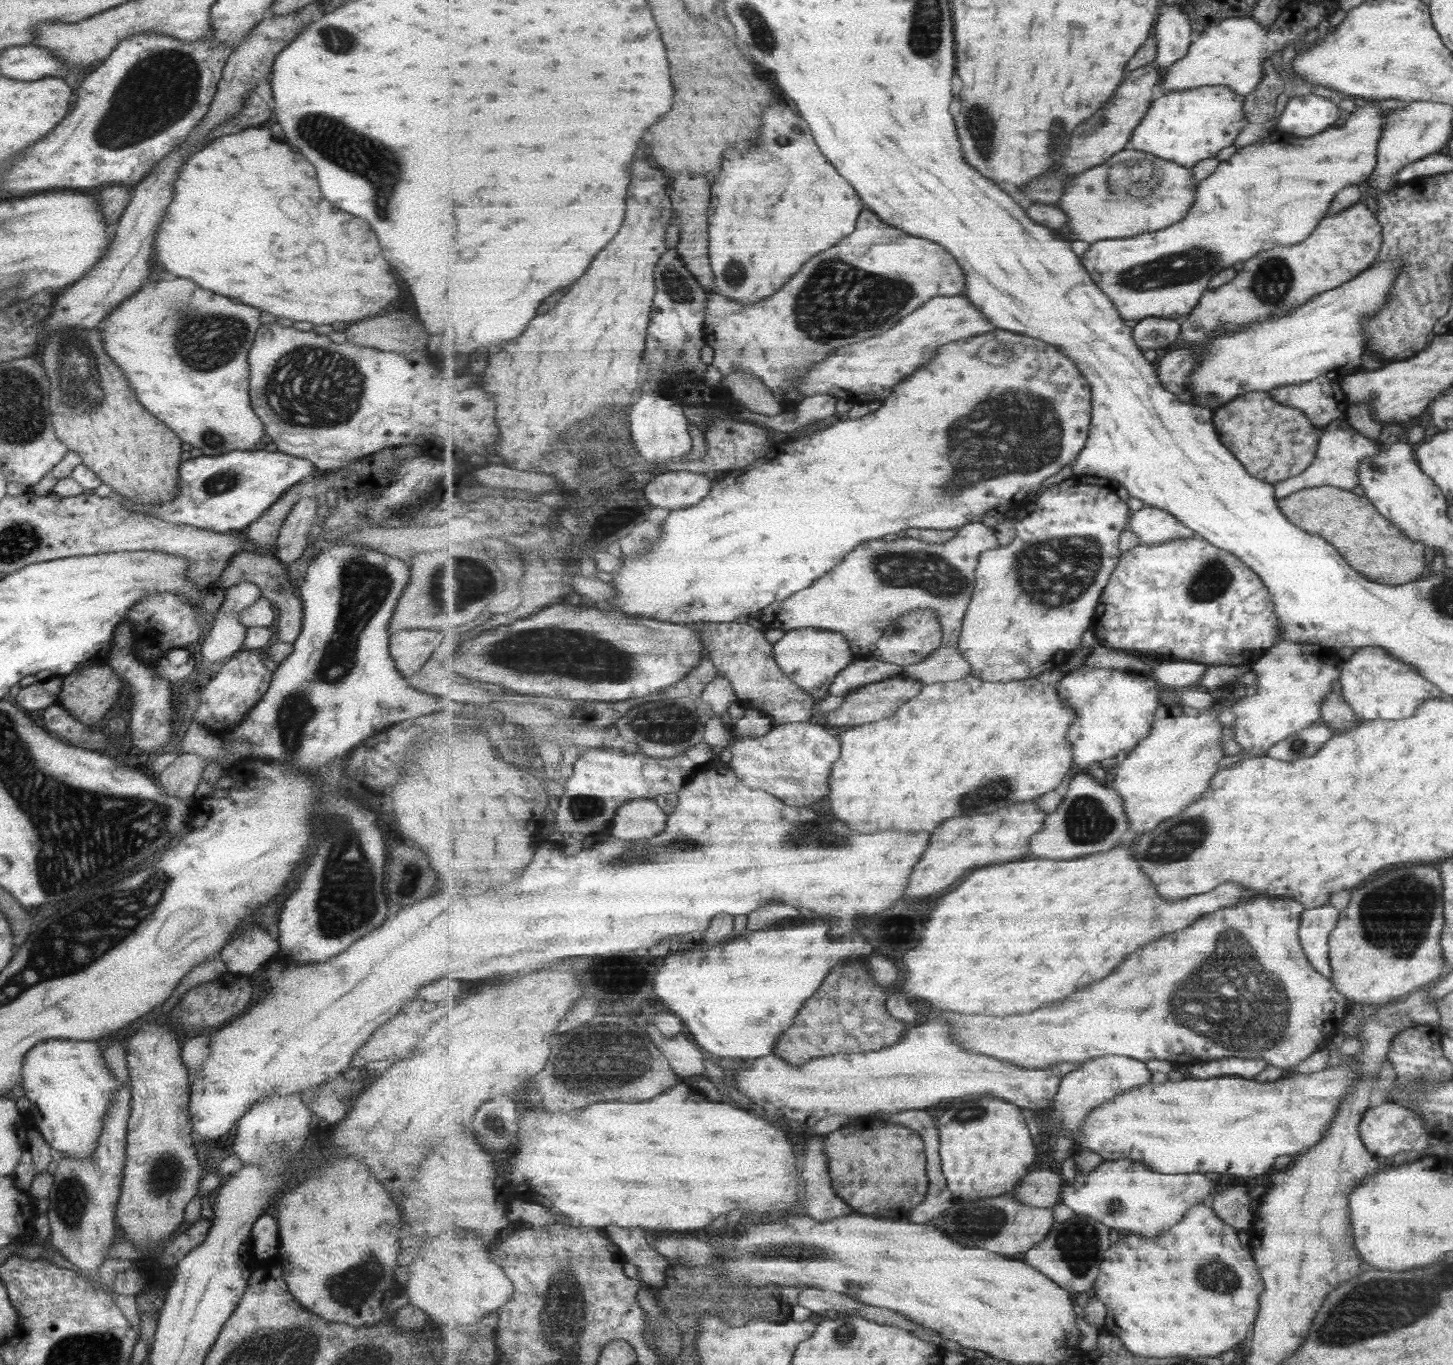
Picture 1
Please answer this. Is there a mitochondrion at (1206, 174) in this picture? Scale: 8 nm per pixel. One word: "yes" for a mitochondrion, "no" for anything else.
no

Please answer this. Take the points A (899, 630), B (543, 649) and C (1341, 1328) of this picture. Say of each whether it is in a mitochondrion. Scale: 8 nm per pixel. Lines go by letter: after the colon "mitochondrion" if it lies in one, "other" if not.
A: mitochondrion
B: mitochondrion
C: mitochondrion

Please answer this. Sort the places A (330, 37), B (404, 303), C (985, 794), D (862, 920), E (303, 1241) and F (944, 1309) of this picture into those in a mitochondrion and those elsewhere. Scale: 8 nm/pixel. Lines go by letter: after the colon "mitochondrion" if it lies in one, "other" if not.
A: mitochondrion
B: other
C: mitochondrion
D: other
E: other
F: other

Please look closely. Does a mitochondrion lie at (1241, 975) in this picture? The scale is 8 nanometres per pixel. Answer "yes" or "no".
yes

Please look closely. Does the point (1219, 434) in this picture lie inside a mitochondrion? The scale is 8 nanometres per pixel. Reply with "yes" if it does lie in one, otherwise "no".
no

